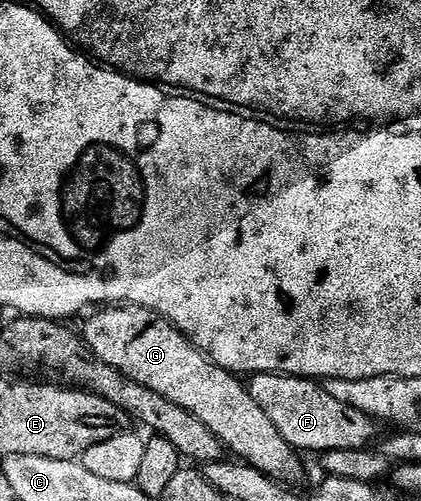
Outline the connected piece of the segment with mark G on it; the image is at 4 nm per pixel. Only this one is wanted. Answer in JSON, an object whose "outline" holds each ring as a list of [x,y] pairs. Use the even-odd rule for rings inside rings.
{"outline":[[[105,305],[89,317],[83,338],[99,361],[119,369],[128,379],[155,389],[155,393],[167,397],[167,401],[175,401],[175,405],[199,417],[199,421],[219,437],[222,448],[229,450],[230,447],[240,462],[259,469],[279,483],[300,484],[297,482],[301,479],[302,456],[285,440],[283,433],[275,429],[271,417],[259,409],[248,386],[234,372],[223,369],[202,353],[169,320],[151,309],[132,305]]]}

